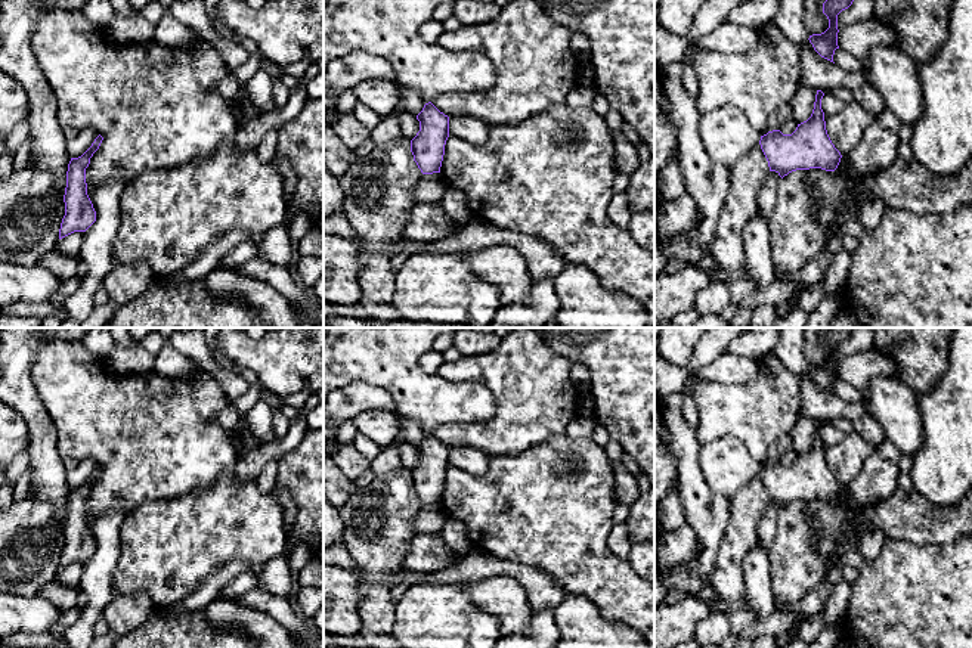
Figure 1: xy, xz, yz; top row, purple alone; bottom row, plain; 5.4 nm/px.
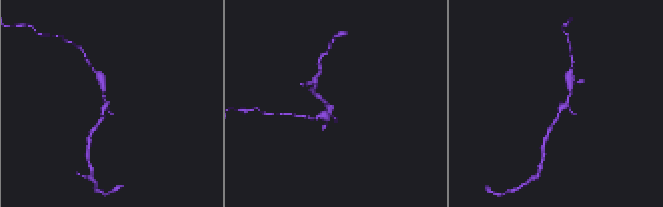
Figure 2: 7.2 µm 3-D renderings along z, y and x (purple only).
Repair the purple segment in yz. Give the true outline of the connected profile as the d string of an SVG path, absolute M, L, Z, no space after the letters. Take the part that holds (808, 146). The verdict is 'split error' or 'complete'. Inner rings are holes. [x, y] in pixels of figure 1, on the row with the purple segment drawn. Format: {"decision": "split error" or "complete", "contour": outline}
{"decision": "complete", "contour": "M817 90L811 117L798 124L792 134L780 130L761 136L759 145L768 161L770 171L781 179L796 170L821 168L835 171L841 162L841 152L832 143L821 109L824 93Z"}

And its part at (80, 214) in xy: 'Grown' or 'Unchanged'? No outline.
Unchanged

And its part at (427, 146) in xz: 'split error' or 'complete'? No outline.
complete

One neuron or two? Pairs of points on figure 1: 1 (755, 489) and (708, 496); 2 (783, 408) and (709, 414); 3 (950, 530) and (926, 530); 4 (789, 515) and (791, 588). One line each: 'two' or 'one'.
1: two
2: one
3: one
4: one

